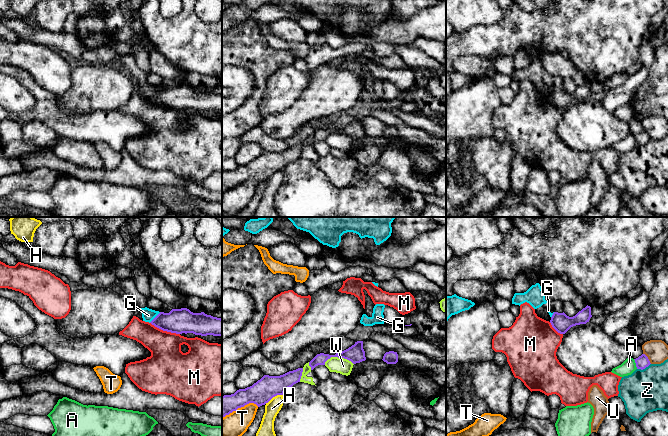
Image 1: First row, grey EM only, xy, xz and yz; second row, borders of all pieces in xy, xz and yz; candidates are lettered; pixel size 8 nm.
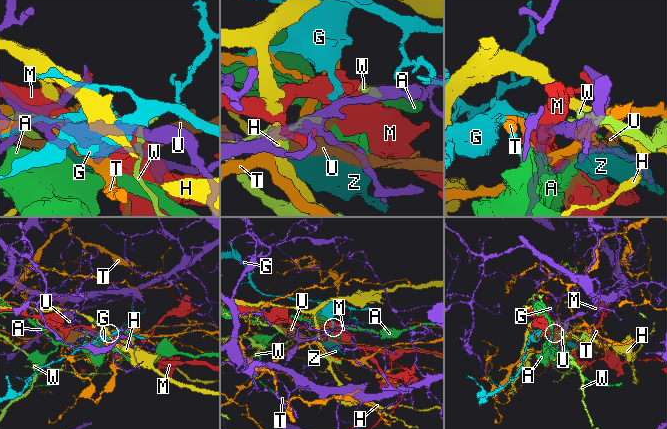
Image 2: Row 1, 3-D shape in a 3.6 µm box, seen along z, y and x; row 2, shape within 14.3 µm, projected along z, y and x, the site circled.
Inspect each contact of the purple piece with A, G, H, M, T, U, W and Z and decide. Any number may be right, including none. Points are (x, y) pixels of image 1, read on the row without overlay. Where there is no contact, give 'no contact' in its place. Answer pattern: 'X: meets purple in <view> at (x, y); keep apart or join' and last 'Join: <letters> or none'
A: meets purple in yz at (636, 140); keep apart
G: meets purple in xy at (155, 93); keep apart
H: meets purple in xz at (273, 172); keep apart
M: meets purple in xy at (165, 106); keep apart
T: meets purple in xz at (240, 183); keep apart
U: meets purple in yz at (647, 134); keep apart
W: meets purple in xz at (339, 133); keep apart
Z: meets purple in yz at (643, 144); keep apart
Join: none

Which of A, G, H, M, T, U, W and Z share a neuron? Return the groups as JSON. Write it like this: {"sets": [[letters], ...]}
{"sets": [["A"], ["G"], ["H"], ["M"], ["T"], ["U"], ["W"], ["Z"]]}

